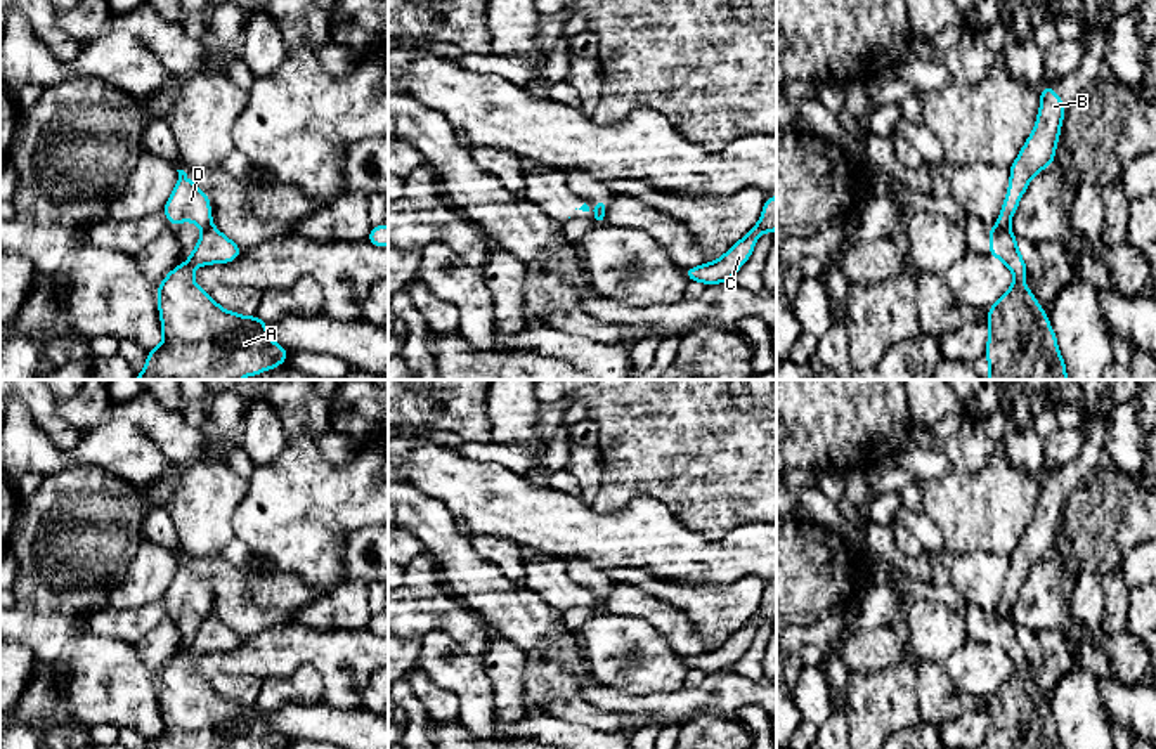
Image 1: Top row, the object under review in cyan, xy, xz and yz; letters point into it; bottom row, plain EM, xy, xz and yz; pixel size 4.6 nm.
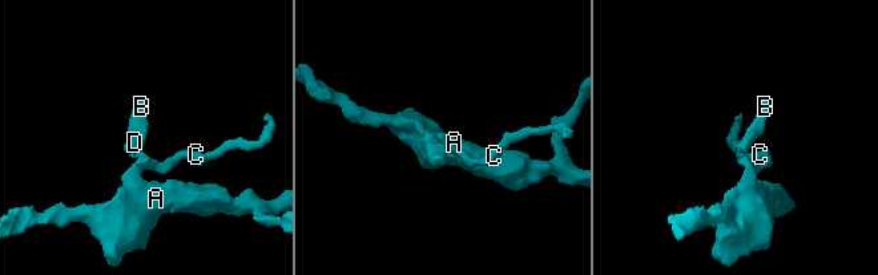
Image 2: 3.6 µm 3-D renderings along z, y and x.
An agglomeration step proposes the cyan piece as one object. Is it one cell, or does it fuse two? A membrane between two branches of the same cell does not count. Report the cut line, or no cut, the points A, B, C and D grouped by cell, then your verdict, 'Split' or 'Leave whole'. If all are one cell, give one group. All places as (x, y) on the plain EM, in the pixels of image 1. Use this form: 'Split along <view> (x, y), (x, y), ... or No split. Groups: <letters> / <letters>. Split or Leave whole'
Split along xy (210, 612), (203, 618). Groups: A C / B D. Split

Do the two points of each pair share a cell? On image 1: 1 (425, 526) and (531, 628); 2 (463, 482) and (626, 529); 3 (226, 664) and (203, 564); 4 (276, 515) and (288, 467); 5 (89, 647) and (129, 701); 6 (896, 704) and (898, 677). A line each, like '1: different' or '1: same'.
1: same
2: same
3: different
4: same
5: same
6: same

